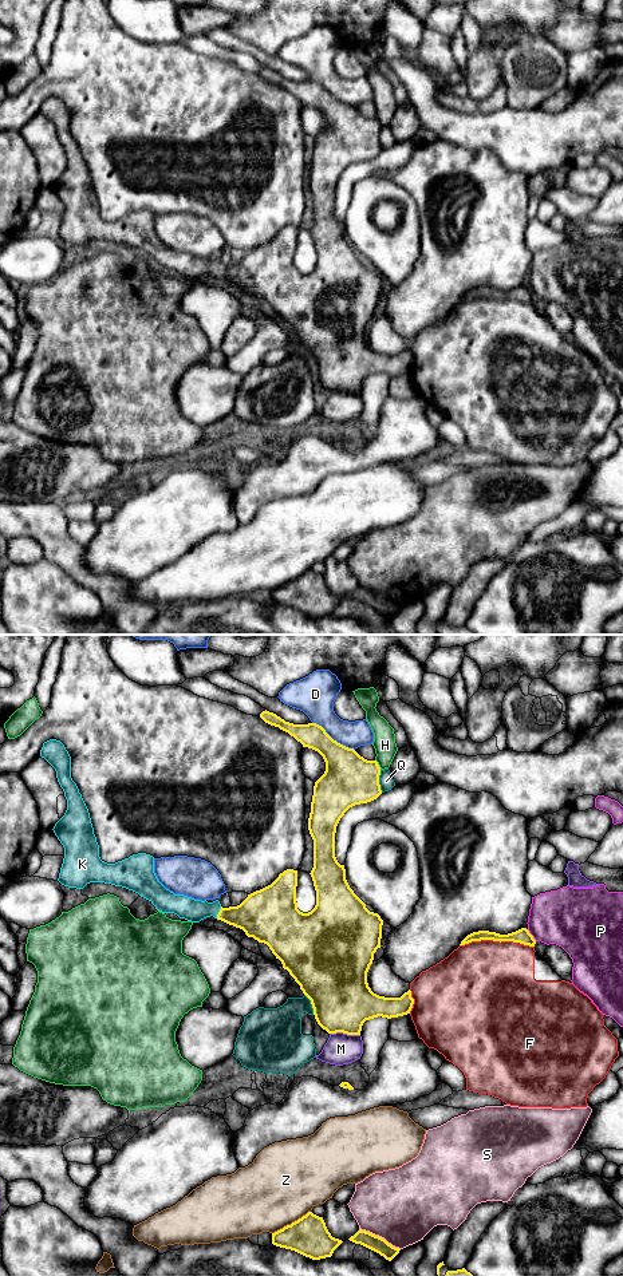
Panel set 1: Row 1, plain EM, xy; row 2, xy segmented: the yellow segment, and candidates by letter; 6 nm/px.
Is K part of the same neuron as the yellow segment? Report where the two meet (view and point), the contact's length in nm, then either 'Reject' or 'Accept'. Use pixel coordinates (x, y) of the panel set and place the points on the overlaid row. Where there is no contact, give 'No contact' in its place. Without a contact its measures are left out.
Touches yellow at xy (219, 912). Shared border 80 nm. Accept

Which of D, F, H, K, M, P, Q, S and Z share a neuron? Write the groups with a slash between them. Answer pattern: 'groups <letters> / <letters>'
groups D / F / H / K / M / P / Q / S / Z

